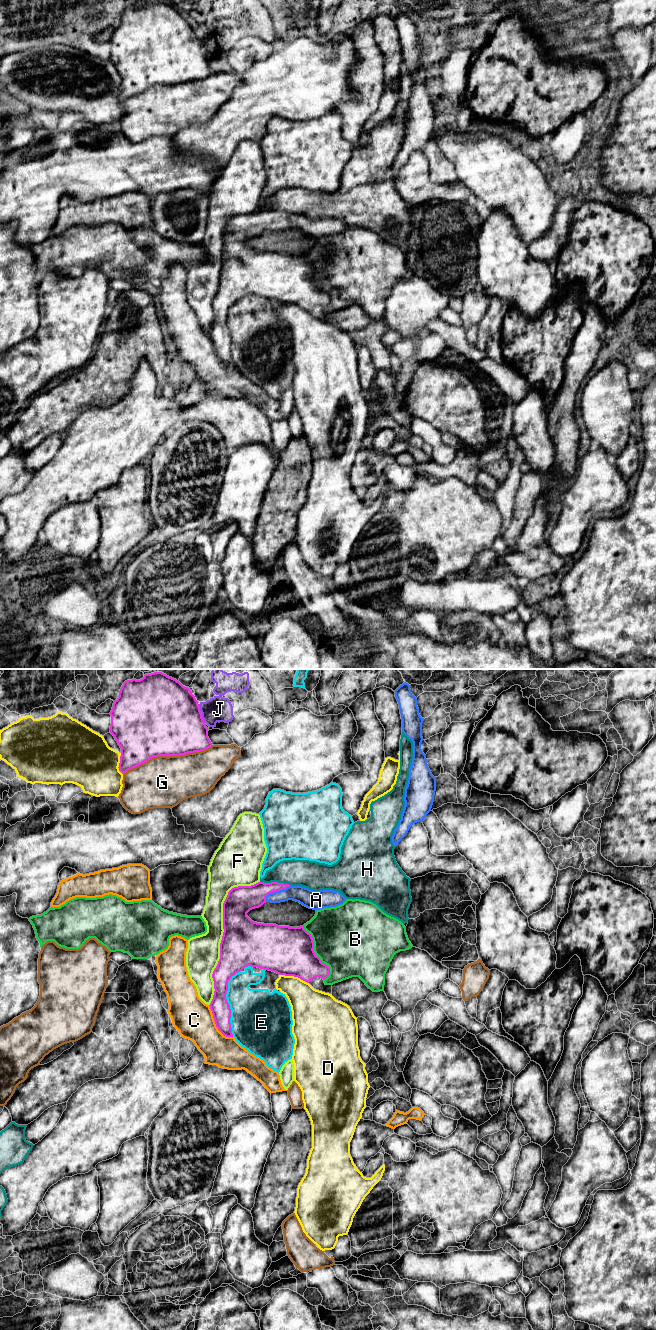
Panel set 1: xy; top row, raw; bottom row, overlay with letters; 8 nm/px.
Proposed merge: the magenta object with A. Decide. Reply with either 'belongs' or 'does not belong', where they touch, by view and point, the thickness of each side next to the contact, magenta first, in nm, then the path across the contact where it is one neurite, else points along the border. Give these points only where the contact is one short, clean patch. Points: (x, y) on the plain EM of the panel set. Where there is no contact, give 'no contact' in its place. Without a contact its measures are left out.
belongs | xy (275, 219) | 200/140 nm | across xy (245, 226), (261, 220), (275, 219), (293, 220), (305, 224)

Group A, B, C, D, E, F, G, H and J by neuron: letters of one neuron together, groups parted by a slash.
A / B / C / D / E / F / G / H / J

